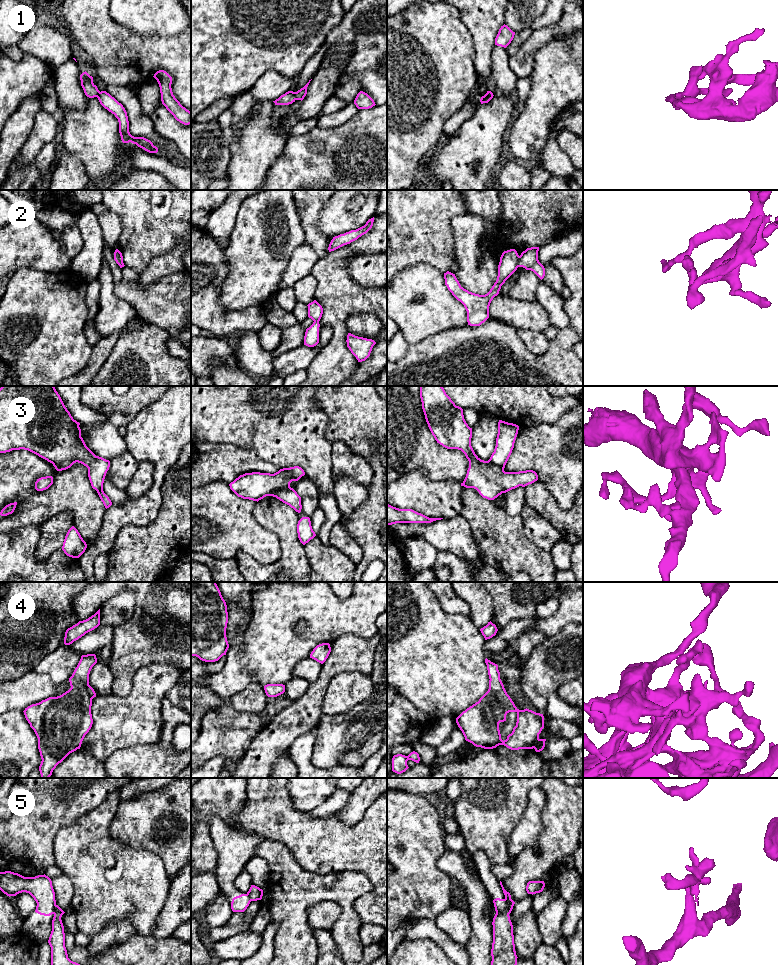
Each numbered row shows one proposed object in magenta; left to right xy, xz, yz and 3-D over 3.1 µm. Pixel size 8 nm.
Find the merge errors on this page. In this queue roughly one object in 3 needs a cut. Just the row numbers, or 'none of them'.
1, 2, 5

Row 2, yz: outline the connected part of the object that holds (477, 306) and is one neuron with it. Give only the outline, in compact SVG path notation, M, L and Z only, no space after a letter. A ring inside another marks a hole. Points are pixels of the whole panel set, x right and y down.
M515 249L504 251L498 265L497 280L485 295L479 295L464 289L455 274L444 273L445 285L452 295L460 301L467 311L467 322L470 326L480 326L489 318L489 306L499 294L501 286L517 270L519 255Z

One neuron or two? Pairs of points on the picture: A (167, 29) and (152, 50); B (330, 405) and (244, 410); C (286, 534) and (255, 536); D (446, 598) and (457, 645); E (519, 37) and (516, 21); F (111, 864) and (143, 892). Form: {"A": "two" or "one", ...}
{"A": "two", "B": "two", "C": "two", "D": "two", "E": "two", "F": "one"}

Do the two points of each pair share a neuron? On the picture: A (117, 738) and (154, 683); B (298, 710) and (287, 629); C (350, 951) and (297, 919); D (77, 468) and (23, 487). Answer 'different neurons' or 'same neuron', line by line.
A: same neuron
B: different neurons
C: same neuron
D: same neuron

